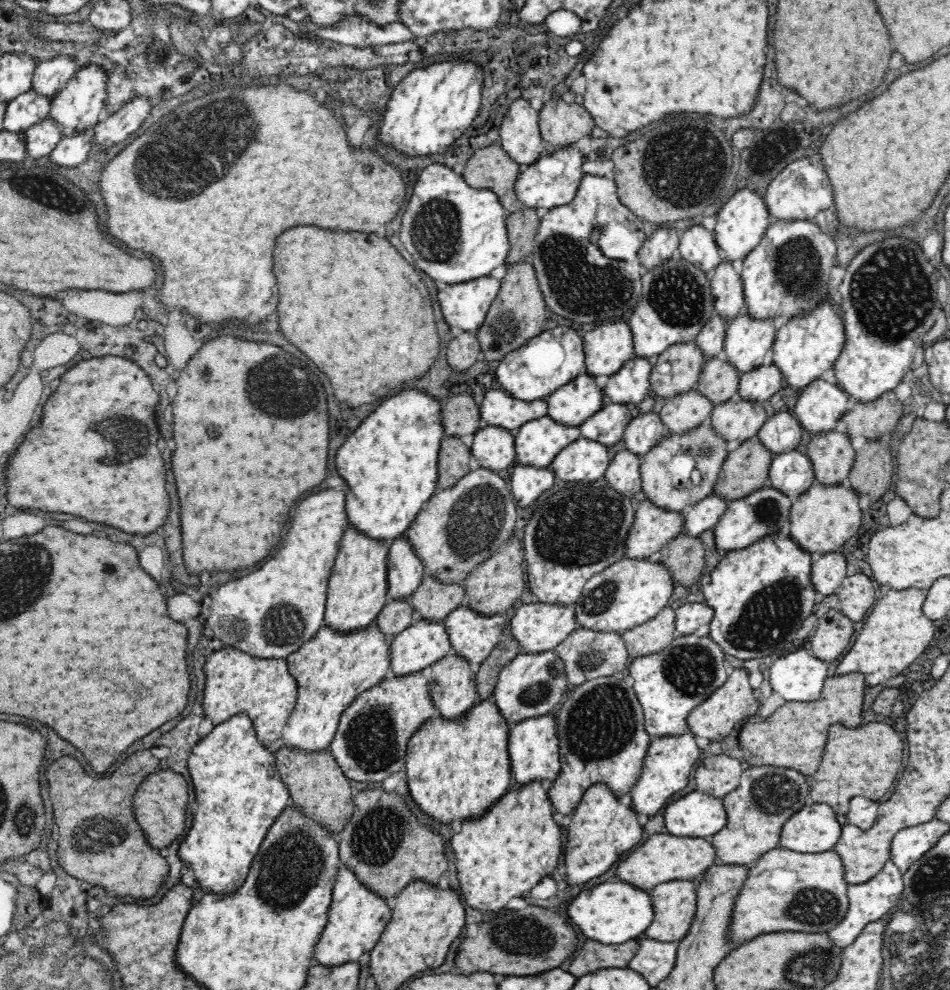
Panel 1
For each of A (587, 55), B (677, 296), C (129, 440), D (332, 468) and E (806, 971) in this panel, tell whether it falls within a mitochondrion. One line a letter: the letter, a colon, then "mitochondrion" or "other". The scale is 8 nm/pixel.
A: other
B: mitochondrion
C: mitochondrion
D: other
E: mitochondrion

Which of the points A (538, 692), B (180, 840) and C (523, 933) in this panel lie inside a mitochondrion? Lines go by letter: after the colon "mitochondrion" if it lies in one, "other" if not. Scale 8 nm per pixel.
A: mitochondrion
B: other
C: mitochondrion

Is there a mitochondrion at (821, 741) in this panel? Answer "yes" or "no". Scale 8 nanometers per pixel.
no

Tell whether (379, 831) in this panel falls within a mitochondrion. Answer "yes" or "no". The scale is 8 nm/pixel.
yes

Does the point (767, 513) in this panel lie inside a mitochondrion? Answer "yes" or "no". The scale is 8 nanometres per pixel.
yes

